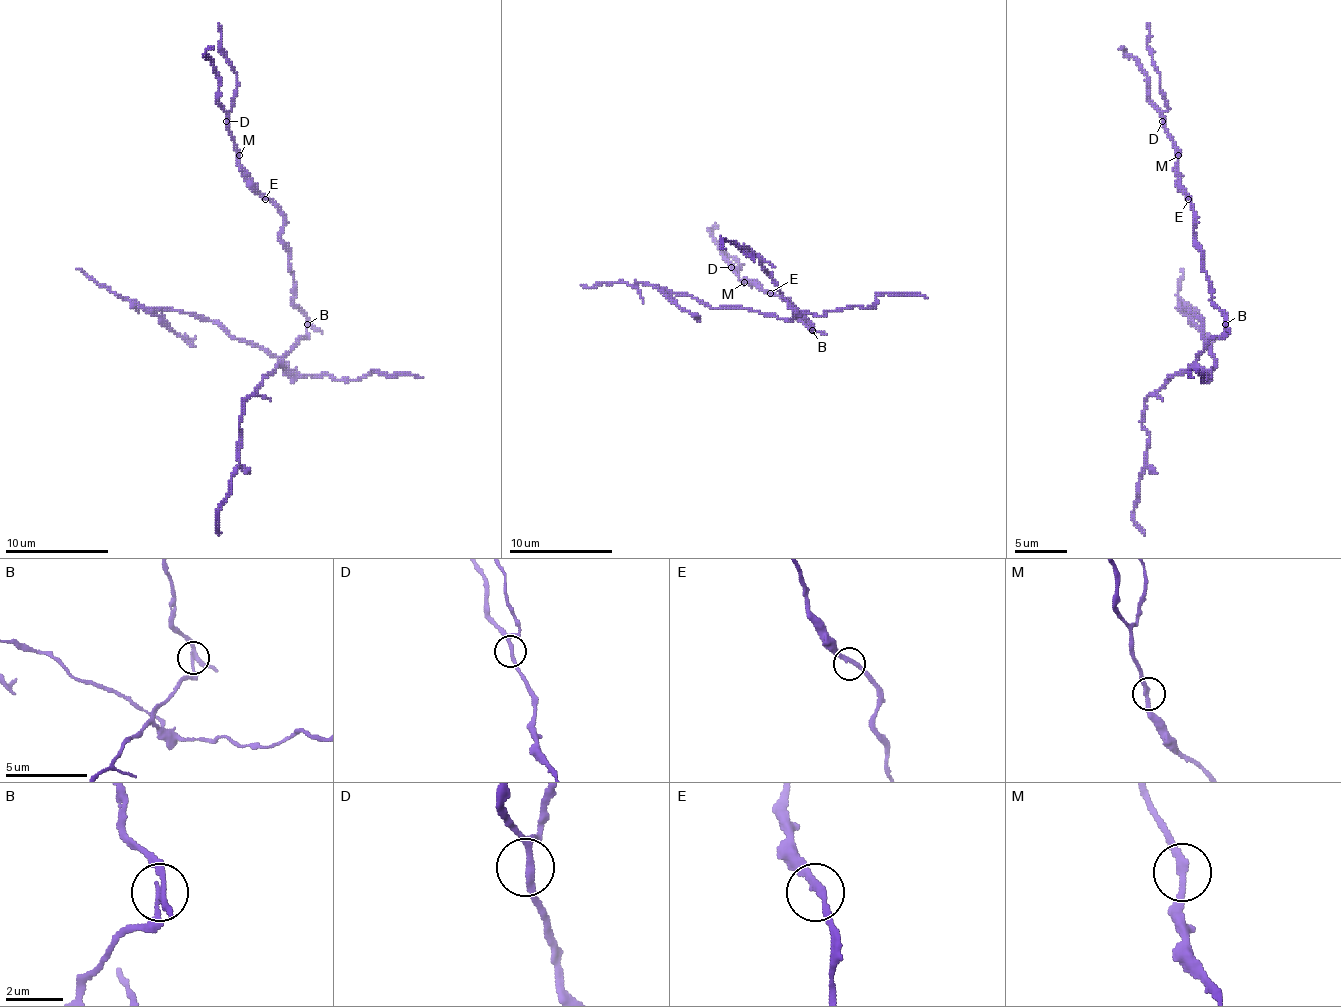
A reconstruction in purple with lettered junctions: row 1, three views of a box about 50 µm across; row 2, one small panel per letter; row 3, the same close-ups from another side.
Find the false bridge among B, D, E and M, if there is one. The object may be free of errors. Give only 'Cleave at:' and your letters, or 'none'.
Cleave at: B

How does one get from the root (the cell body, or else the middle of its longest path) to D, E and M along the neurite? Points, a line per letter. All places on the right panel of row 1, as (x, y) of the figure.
D: (1222, 315), (1211, 302), (1204, 253), (1193, 238), (1193, 207), (1178, 176), (1178, 150), (1162, 121)
E: (1222, 315), (1211, 302), (1211, 282), (1204, 269), (1201, 246), (1193, 238), (1193, 207), (1188, 199)
M: (1222, 315), (1211, 302), (1211, 282), (1204, 269), (1204, 253), (1193, 238), (1193, 207), (1178, 176), (1178, 155)

